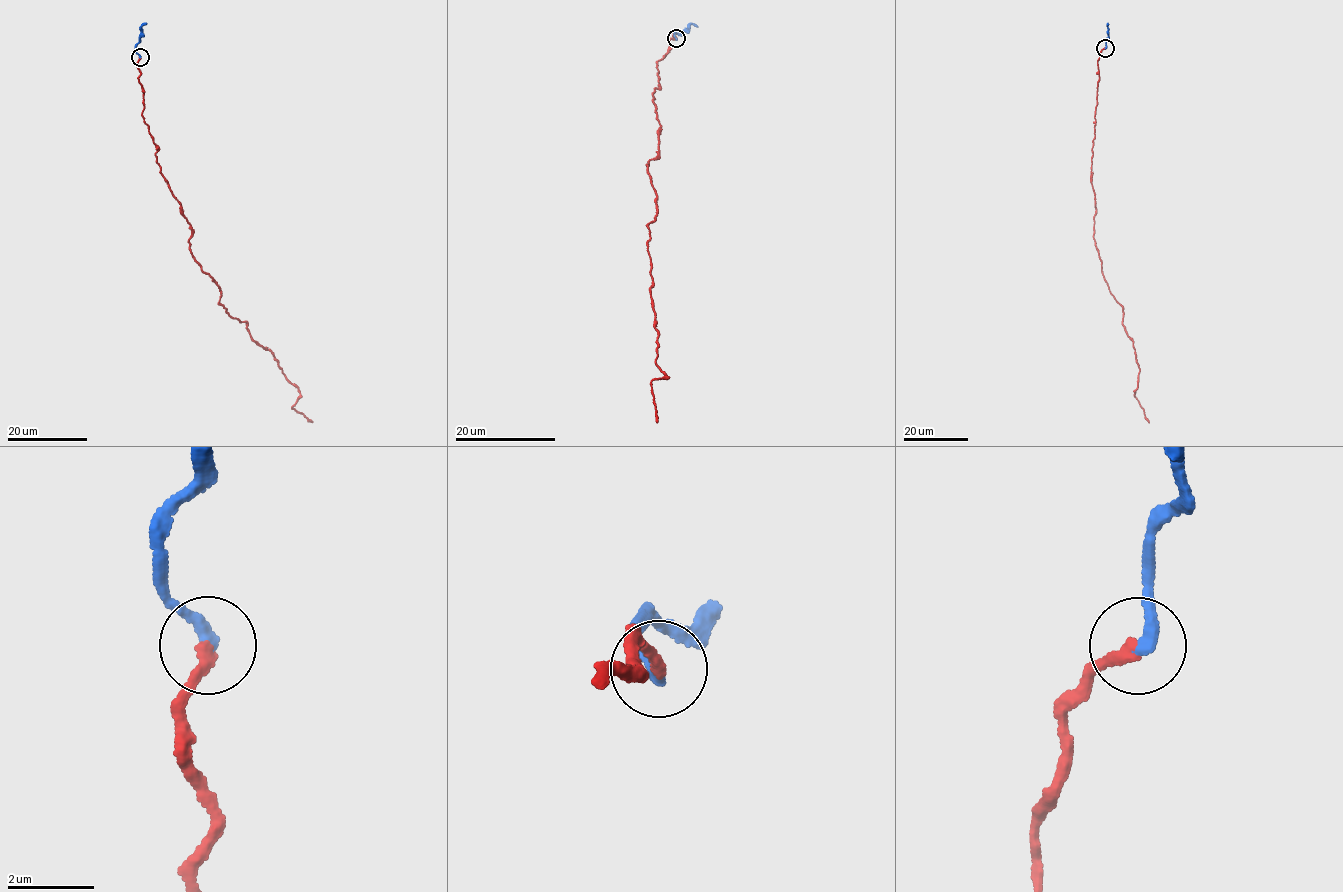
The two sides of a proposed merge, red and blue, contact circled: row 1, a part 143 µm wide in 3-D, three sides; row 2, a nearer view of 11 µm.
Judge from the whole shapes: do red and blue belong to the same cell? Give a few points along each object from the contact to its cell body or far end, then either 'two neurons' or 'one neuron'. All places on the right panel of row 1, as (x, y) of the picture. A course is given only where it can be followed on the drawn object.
red via (1105, 48), (1097, 61), (1093, 237), (1105, 281), (1123, 308), (1139, 371), (1135, 397), (1149, 422) | blue via (1105, 48), (1108, 24) | one neuron

